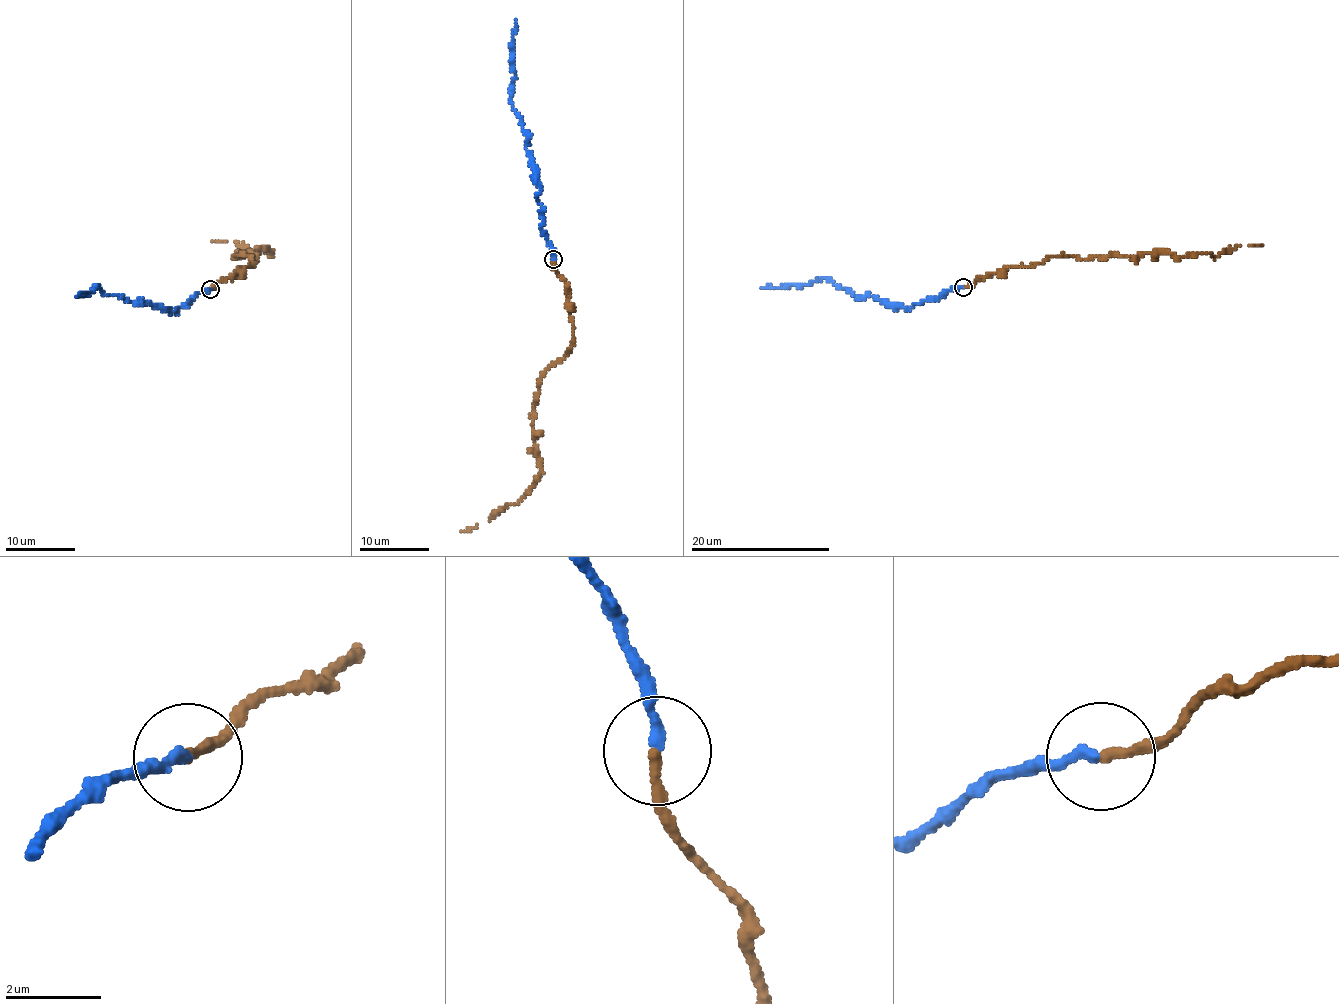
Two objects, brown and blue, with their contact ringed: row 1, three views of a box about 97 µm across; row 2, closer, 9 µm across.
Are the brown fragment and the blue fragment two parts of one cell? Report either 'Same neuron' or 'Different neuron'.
Same neuron

